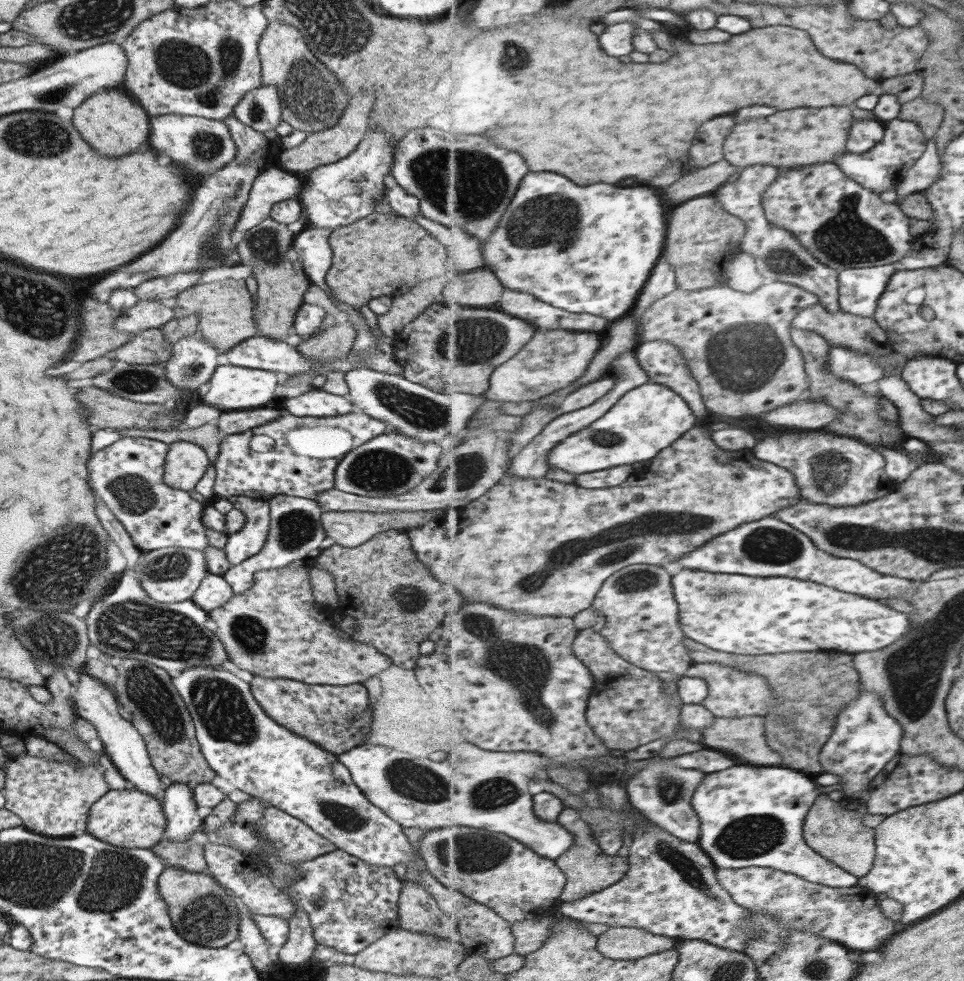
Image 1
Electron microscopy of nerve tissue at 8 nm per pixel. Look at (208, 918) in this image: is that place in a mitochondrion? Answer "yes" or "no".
yes

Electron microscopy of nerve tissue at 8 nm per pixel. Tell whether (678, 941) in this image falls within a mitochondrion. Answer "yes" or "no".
no

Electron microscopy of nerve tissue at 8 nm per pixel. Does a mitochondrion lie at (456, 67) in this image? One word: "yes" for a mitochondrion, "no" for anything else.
no

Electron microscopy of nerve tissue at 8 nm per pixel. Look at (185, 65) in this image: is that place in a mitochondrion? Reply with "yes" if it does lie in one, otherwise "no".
yes

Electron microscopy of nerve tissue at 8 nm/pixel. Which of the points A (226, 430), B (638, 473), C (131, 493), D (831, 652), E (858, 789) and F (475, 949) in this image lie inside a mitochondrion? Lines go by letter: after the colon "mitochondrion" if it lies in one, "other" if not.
A: other
B: other
C: mitochondrion
D: other
E: other
F: other

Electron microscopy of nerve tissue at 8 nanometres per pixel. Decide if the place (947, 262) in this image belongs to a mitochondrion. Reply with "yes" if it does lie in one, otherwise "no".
no

